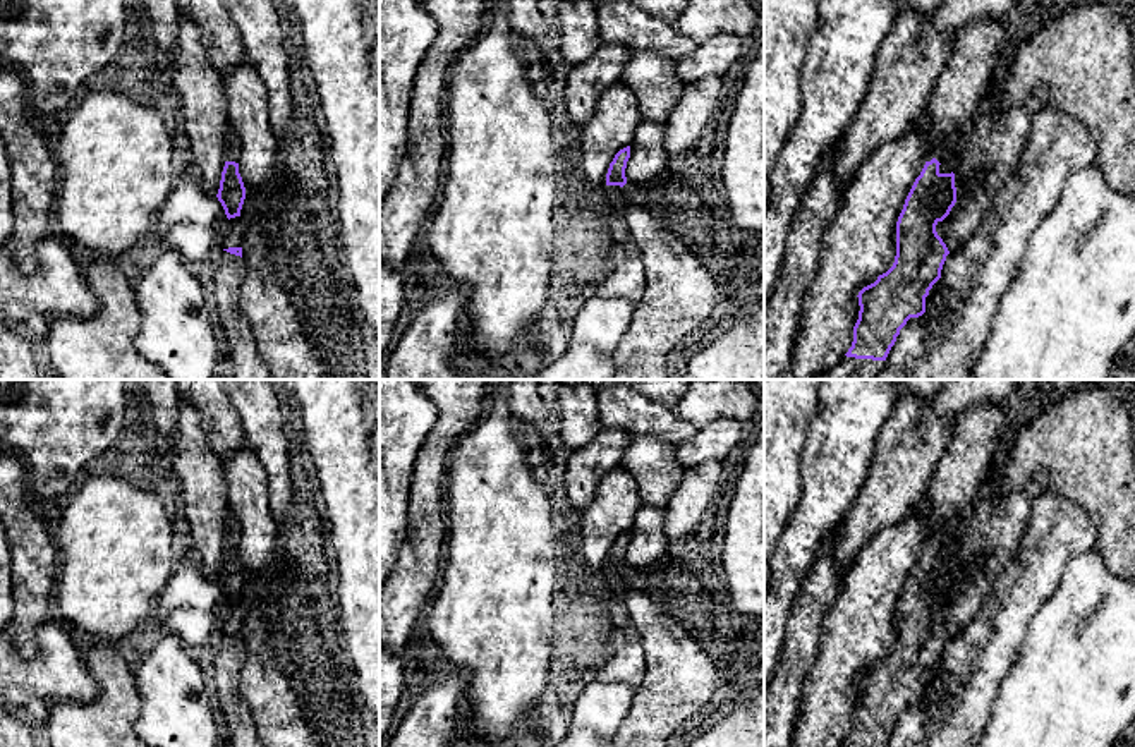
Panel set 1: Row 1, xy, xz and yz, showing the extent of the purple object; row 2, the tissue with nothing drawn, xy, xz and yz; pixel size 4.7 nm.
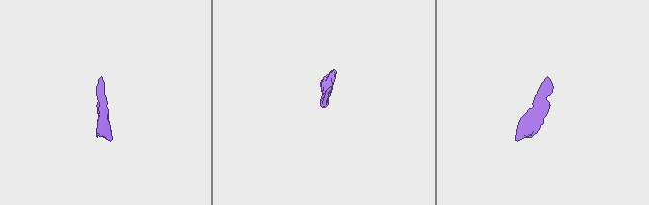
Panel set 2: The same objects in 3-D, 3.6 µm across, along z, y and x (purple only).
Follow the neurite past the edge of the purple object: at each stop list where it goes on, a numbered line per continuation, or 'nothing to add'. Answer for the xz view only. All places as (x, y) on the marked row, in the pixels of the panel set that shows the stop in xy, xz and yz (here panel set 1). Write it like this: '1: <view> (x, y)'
1: xz (619, 229)

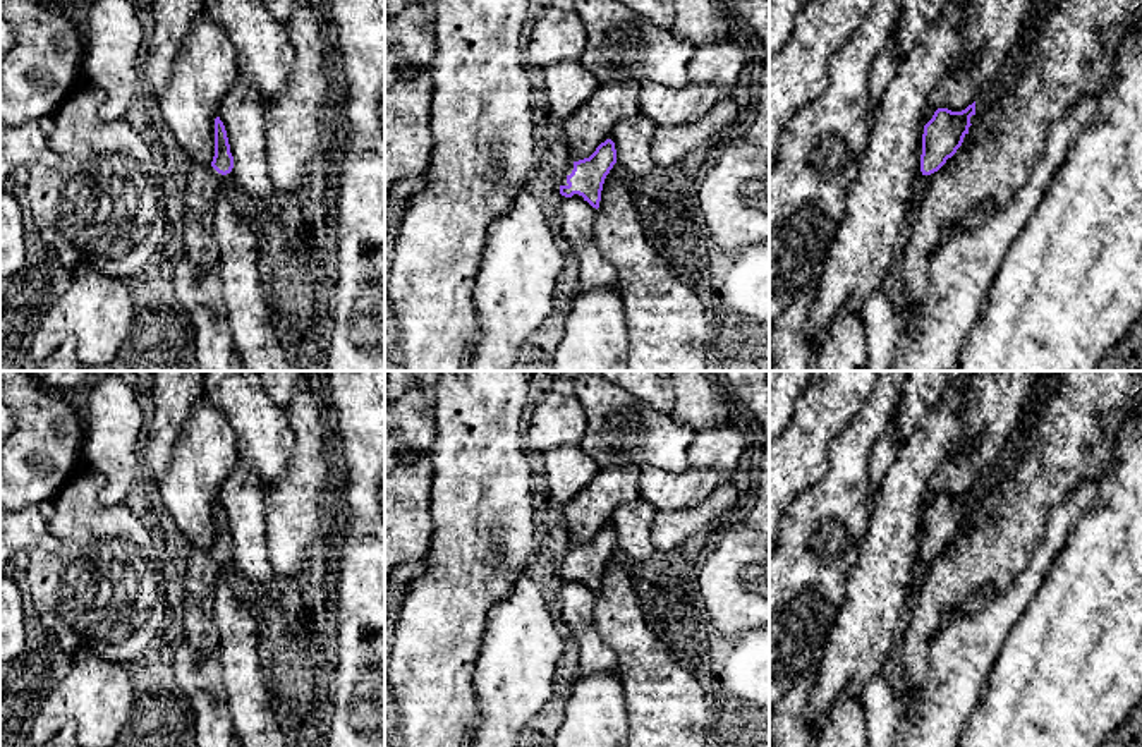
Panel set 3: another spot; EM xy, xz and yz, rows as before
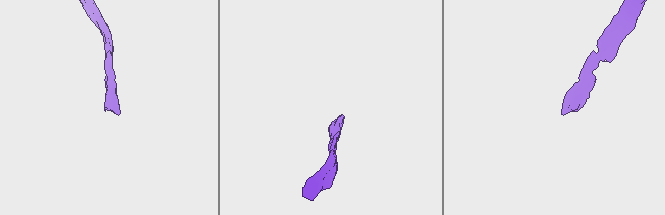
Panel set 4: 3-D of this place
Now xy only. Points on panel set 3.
1: xy (201, 193)

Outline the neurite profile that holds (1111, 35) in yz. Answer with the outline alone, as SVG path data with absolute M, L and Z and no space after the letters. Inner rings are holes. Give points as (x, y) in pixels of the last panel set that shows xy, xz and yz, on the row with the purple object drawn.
M1120 22L1097 31L1097 38L1103 41L1106 53L1113 55L1118 52L1121 34L1125 29L1127 29L1127 24Z

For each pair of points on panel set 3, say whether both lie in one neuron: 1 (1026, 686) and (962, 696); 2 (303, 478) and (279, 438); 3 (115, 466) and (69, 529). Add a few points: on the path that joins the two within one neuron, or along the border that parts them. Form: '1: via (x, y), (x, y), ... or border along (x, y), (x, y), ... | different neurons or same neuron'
1: border along (998, 655), (983, 701), (964, 728) | different neurons
2: border along (287, 418), (294, 438), (291, 466), (267, 490) | different neurons
3: border along (83, 466), (103, 478), (103, 504), (122, 504) | different neurons

